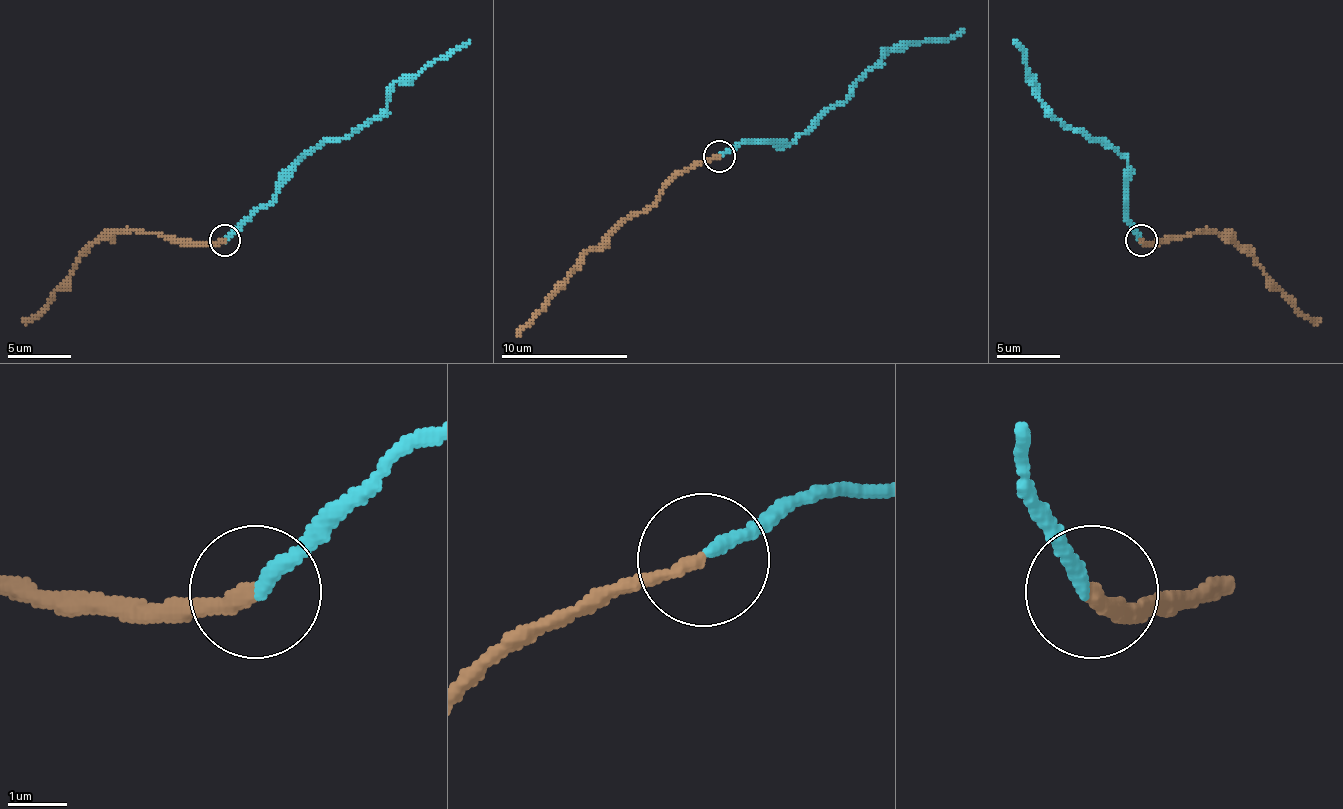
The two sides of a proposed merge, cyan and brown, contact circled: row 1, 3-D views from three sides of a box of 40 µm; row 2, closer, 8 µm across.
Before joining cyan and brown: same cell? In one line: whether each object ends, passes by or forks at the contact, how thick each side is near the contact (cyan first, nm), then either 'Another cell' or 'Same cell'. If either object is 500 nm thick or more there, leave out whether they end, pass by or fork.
At the ring cyan ends. At the ring brown ends. Thickness 240 nm (cyan) against 240 nm. Same cell

